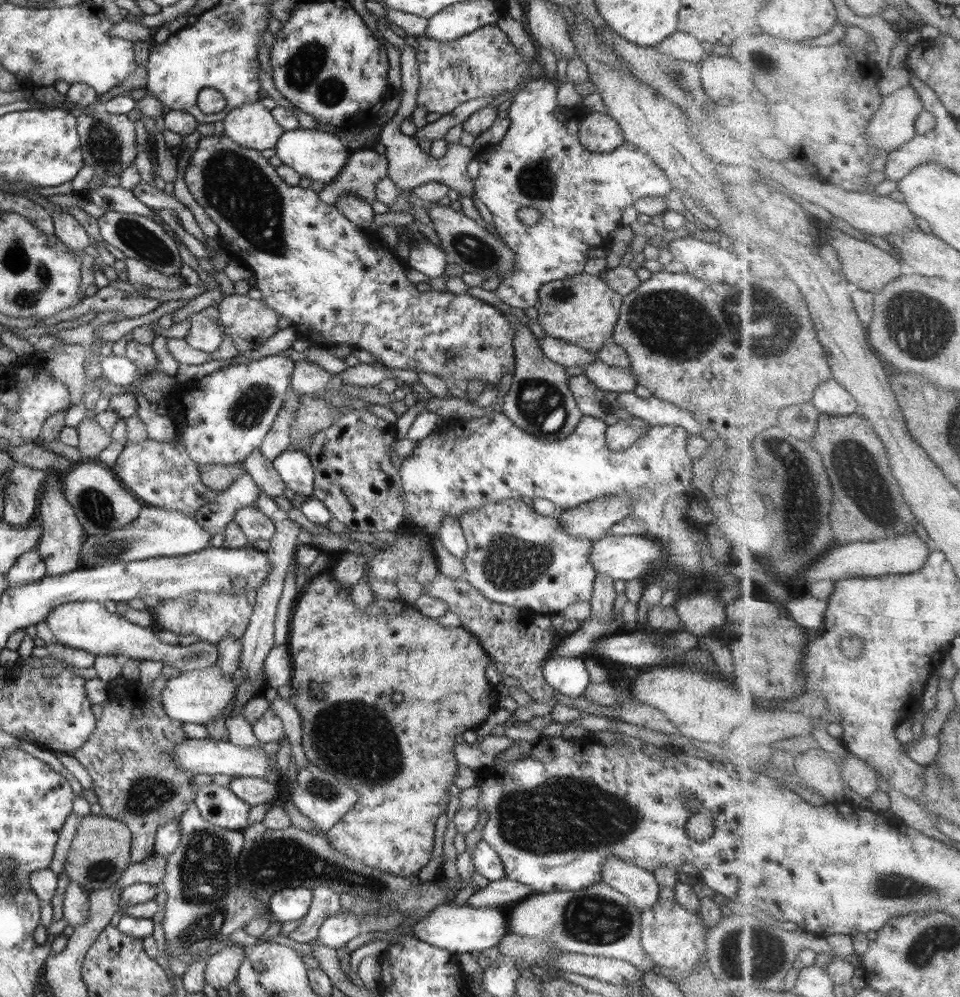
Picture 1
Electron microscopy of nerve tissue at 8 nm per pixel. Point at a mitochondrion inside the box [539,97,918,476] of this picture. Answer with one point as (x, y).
(669, 323)

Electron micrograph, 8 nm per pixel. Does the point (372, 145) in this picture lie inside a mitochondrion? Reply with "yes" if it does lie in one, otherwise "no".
no

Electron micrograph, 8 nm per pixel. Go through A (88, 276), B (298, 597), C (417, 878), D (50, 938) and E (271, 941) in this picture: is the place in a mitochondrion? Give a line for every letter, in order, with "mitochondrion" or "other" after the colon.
A: other
B: other
C: other
D: other
E: other

